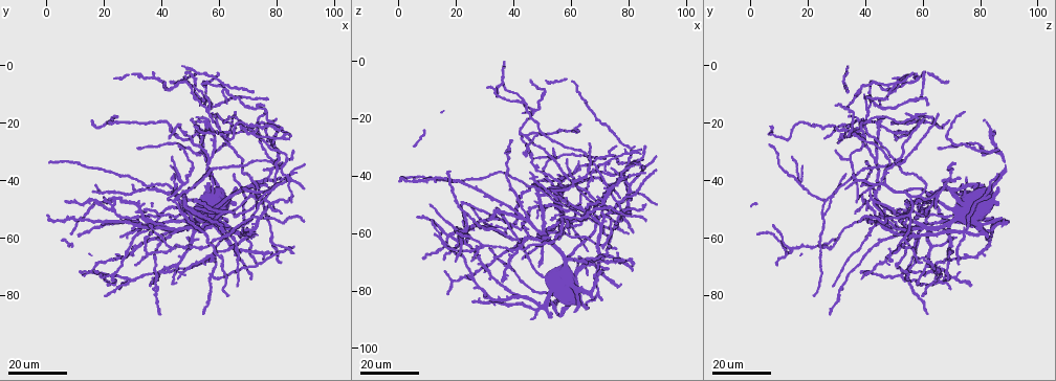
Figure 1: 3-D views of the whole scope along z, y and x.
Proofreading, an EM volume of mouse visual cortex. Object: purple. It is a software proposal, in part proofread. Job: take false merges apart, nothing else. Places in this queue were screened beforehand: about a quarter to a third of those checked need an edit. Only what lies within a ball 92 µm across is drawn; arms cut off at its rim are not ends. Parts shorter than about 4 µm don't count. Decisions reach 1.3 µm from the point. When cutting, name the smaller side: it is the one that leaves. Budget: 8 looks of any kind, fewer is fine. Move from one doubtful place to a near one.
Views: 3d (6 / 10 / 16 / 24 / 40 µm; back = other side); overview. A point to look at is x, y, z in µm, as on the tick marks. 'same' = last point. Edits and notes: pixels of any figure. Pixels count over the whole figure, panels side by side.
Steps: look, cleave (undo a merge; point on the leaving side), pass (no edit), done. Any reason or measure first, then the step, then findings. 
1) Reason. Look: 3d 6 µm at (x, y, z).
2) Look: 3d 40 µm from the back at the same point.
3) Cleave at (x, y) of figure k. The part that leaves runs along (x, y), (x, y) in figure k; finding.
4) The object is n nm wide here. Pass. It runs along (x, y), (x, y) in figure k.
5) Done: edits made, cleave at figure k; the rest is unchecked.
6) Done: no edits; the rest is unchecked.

Two arms in line, one across. Look: 3d 24 µm at (62, 7, 39).

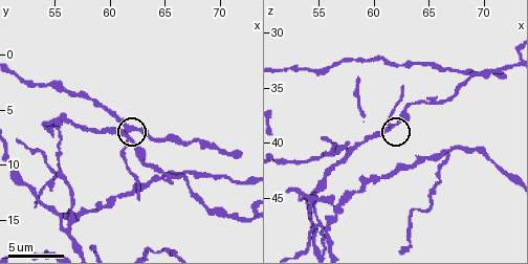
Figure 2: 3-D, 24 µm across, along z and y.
Zoom in. Look: 3d 10 µm at (61.8, 8.0, 38.2).

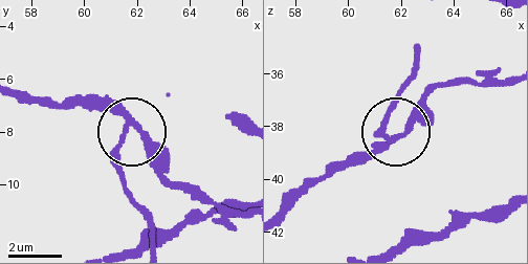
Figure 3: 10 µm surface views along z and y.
The object is 210 nm wide here. Pass. Continuous, no second cell.

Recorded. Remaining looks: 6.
Calibre changes. Look: 3d 16 µm at (48, 52, 25).

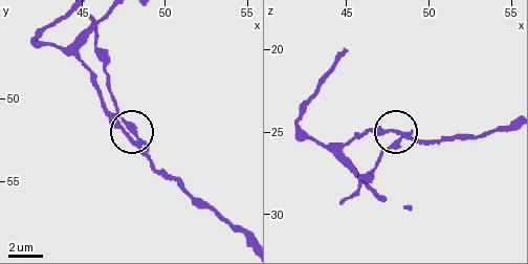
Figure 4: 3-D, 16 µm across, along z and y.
Look: 3d 6 µm at (48.4, 52.9, 25.2).

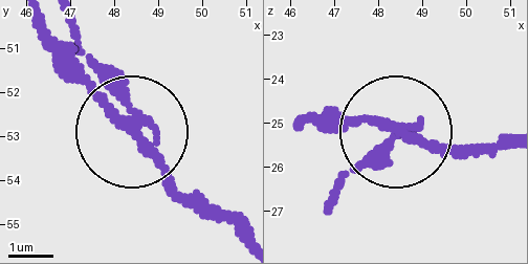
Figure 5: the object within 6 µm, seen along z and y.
3 arms meet here. Cleave at (94, 65) of figure 5. A second cell is stuck on.

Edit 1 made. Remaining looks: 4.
Look: overview.

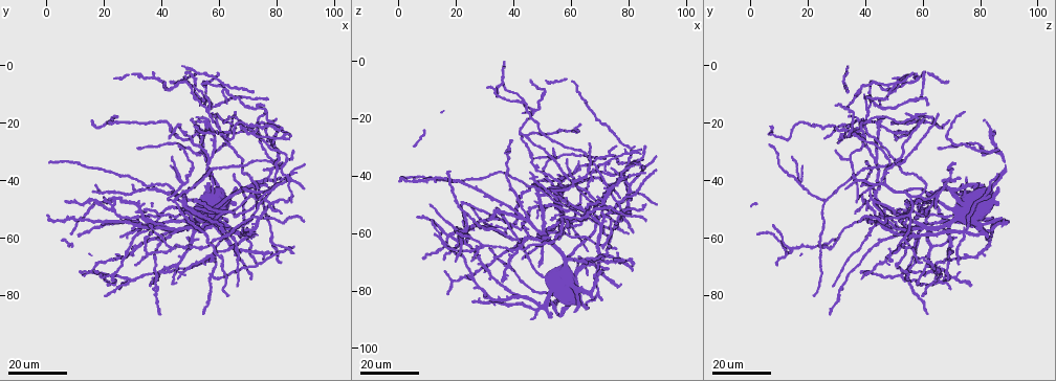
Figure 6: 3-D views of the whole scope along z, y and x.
Four arms meet. Look: 3d 24 µm at (23, 74, 52).

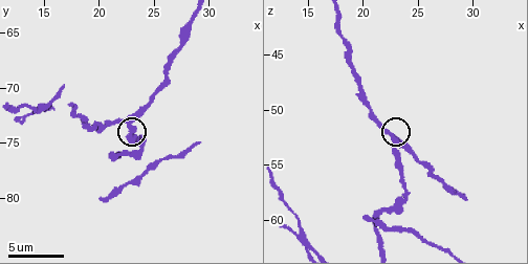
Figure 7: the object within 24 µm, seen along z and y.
Look: 3d 6 µm at (22.8, 73.2, 52.4).

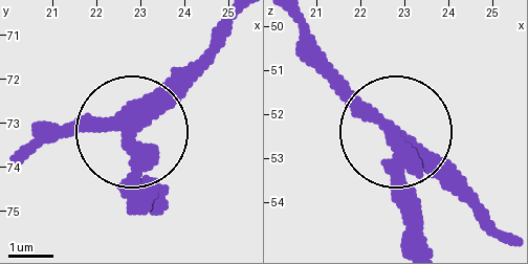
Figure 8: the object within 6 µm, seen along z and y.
The object is 330 nm wide here. Pass. It runs along (502, 237), (314, 48) in figure 8; one cell here.

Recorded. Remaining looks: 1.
Look: 3d 6 µm at (55.8, 15.8, 40.8).

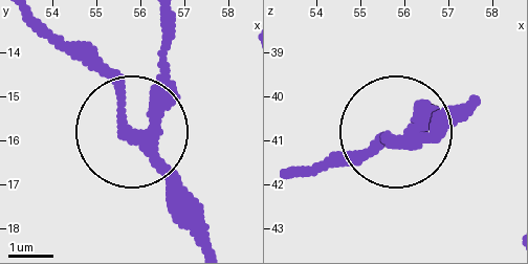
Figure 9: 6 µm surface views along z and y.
3 arms meet here. Pass. It runs along (208, 242), (182, 185), (134, 133), (171, 17) in figure 9; one cell here.

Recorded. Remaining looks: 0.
Done: edits made, cleave at figure 5; the rest is unchecked.

